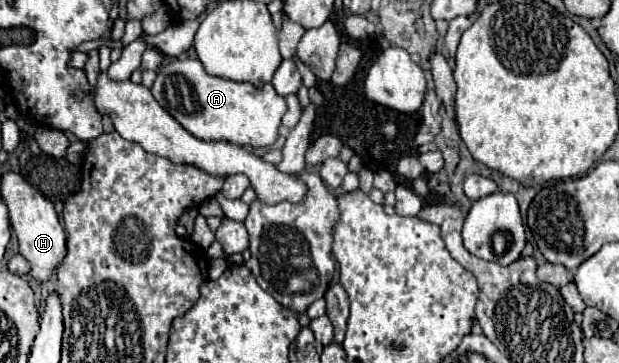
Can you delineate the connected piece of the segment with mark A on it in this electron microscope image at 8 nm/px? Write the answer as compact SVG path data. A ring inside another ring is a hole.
M171 59L151 85L151 95L161 107L181 123L193 137L203 141L229 141L245 147L269 147L277 139L281 117L287 111L285 99L275 93L267 83L263 89L255 89L251 83L237 83L209 75L199 59Z

